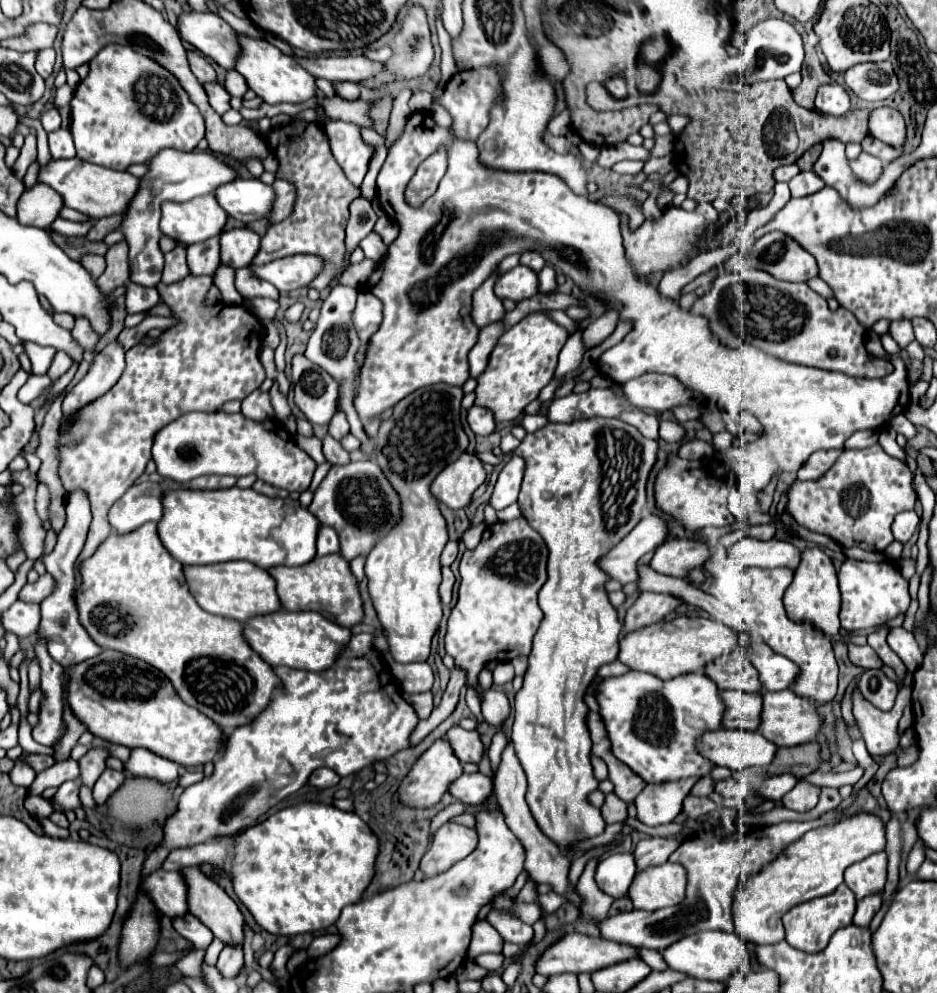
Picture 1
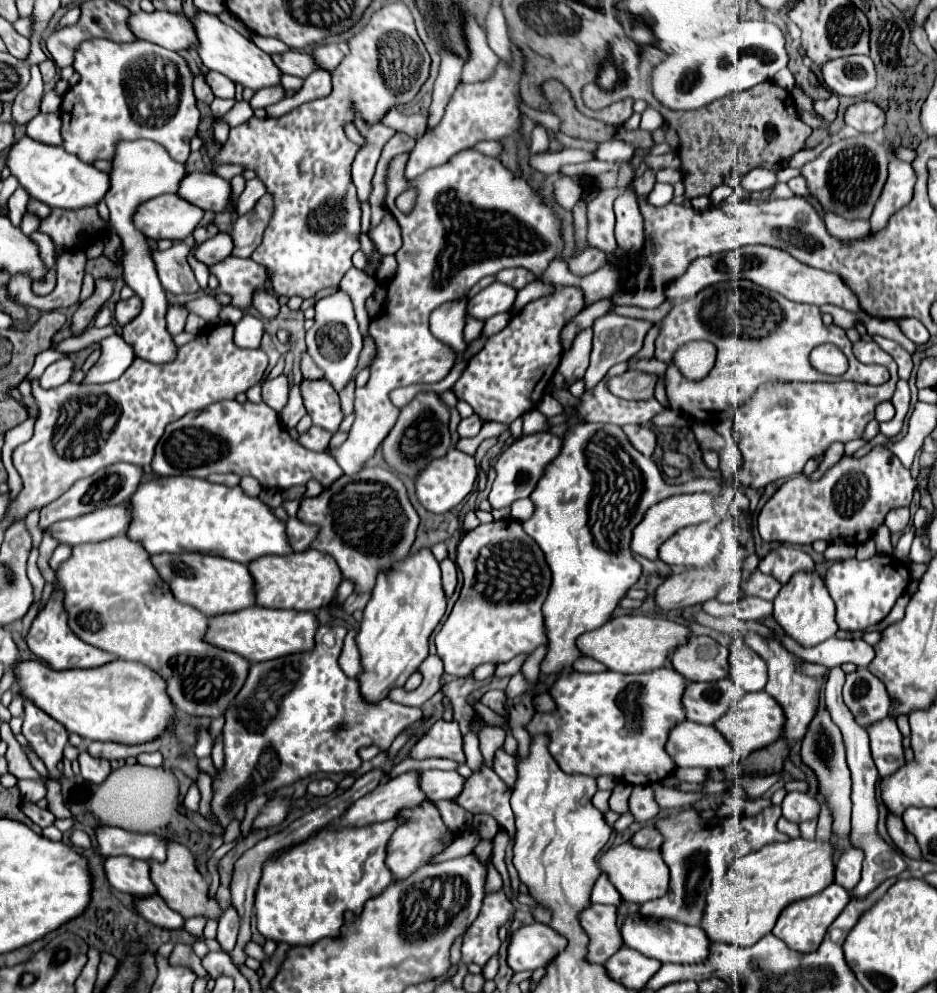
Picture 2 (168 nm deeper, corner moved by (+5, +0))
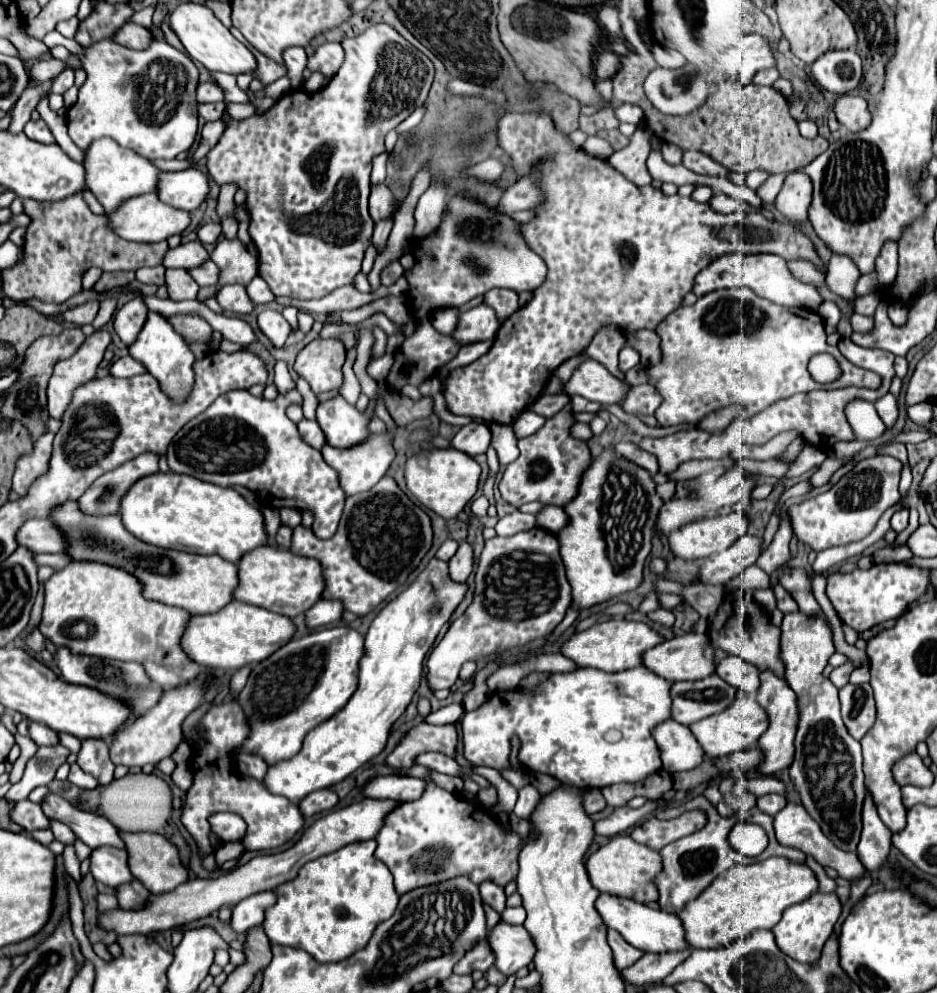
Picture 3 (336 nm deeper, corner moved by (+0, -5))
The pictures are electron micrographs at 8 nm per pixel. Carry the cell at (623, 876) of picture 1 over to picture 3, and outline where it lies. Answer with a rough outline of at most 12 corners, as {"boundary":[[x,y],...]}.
{"boundary":[[599,894],[603,922],[641,952],[689,948],[679,916]]}

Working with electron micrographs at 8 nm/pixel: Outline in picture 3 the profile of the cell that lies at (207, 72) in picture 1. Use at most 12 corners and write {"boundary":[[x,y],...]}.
{"boundary":[[223,102],[199,104],[199,114],[205,120],[223,118]]}

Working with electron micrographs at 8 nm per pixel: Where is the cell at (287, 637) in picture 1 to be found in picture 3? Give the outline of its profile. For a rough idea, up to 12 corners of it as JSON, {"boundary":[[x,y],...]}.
{"boundary":[[233,600],[191,616],[189,658],[235,672],[293,638],[295,624]]}

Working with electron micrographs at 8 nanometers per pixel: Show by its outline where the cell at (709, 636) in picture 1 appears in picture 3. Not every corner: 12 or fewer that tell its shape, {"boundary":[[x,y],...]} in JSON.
{"boundary":[[609,620],[573,634],[561,654],[623,672],[665,638],[643,622]]}

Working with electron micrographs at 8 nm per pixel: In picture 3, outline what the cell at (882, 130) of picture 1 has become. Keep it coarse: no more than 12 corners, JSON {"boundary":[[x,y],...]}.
{"boundary":[[841,96],[835,116],[849,132],[871,124],[869,104],[861,96]]}

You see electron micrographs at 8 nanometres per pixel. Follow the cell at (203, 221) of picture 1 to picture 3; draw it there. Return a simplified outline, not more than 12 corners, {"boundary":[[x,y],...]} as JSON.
{"boundary":[[157,194],[107,214],[125,240],[161,242],[183,234],[191,214]]}

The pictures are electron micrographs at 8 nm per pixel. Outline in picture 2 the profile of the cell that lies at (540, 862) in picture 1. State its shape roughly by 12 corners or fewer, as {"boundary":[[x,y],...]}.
{"boundary":[[592,903],[580,923],[588,961],[606,963],[624,945],[612,905]]}

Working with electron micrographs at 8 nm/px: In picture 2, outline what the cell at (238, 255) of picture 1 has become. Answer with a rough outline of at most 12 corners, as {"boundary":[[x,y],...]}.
{"boundary":[[228,233],[194,247],[194,257],[214,265],[232,253]]}

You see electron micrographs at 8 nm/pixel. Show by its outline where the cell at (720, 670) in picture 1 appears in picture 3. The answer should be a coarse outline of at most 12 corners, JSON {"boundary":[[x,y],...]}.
{"boundary":[[681,634],[645,652],[671,682],[715,674],[715,644]]}

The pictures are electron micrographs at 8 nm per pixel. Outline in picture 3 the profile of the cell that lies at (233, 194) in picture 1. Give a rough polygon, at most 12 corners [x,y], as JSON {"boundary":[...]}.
{"boundary":[[197,168],[161,174],[159,198],[195,210],[209,198]]}

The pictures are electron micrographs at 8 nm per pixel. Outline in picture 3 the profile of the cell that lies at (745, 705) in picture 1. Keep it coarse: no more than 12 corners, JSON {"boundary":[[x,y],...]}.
{"boundary":[[717,674],[673,682],[673,720],[689,726],[729,708]]}

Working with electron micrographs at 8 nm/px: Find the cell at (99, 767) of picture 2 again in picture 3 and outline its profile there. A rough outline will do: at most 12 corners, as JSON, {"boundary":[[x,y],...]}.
{"boundary":[[83,740],[77,764],[99,784],[113,780],[107,740]]}

